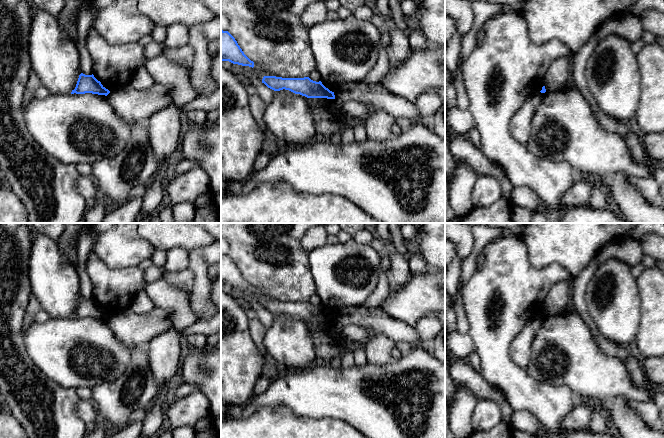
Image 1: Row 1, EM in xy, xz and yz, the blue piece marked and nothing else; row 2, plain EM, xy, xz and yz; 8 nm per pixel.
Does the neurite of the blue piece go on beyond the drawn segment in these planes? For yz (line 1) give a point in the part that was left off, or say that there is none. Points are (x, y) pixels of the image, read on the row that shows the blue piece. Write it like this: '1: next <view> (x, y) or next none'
1: next none

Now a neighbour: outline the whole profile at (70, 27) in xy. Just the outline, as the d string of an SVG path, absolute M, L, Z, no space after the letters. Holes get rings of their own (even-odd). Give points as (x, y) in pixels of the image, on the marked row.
M67 17L64 22L64 30L69 35L70 39L78 45L78 30L73 18Z

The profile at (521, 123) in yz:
M541 92L531 94L512 117L510 131L518 142L527 143L529 141L533 116L544 96L545 93Z

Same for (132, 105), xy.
M156 83L144 90L138 90L130 84L123 85L110 92L106 96L106 100L120 118L124 121L135 123L147 122L155 112L174 104L168 88Z

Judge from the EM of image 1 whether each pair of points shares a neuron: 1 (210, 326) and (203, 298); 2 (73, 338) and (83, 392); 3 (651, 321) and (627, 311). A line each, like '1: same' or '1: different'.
1: different
2: different
3: different

